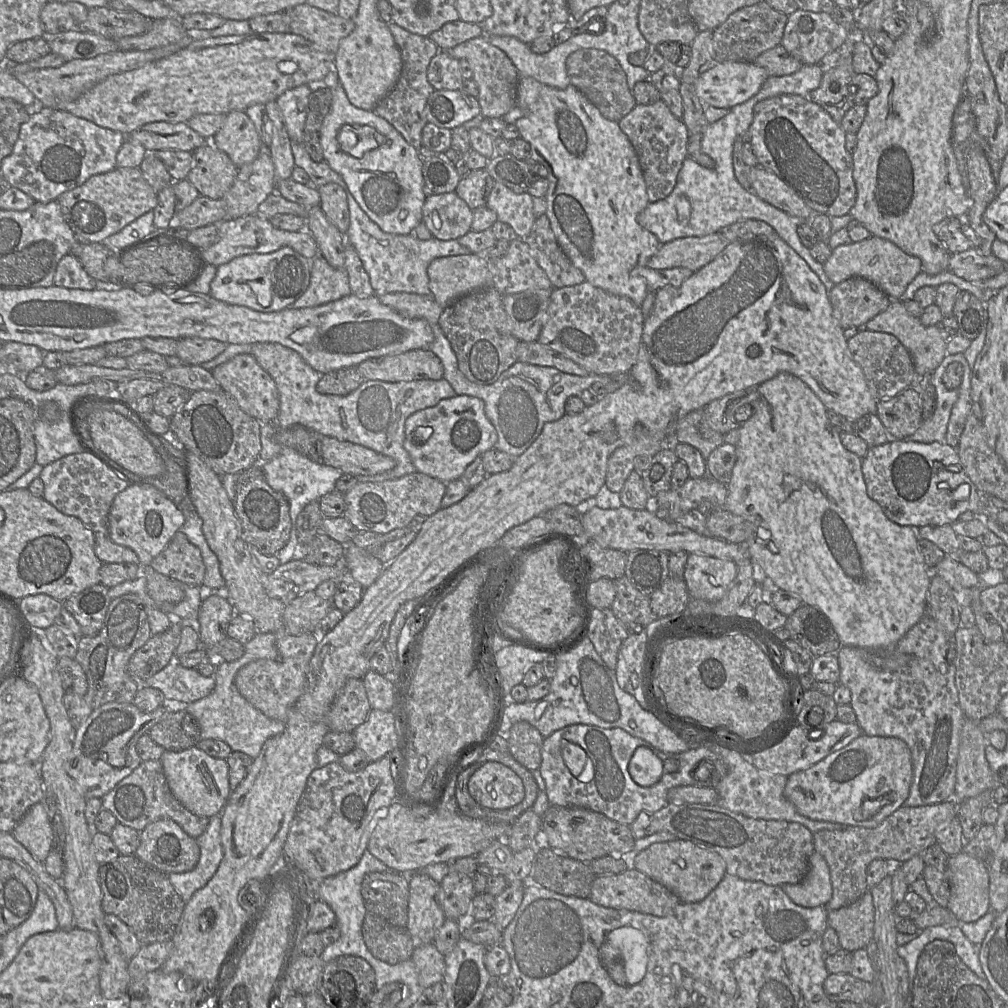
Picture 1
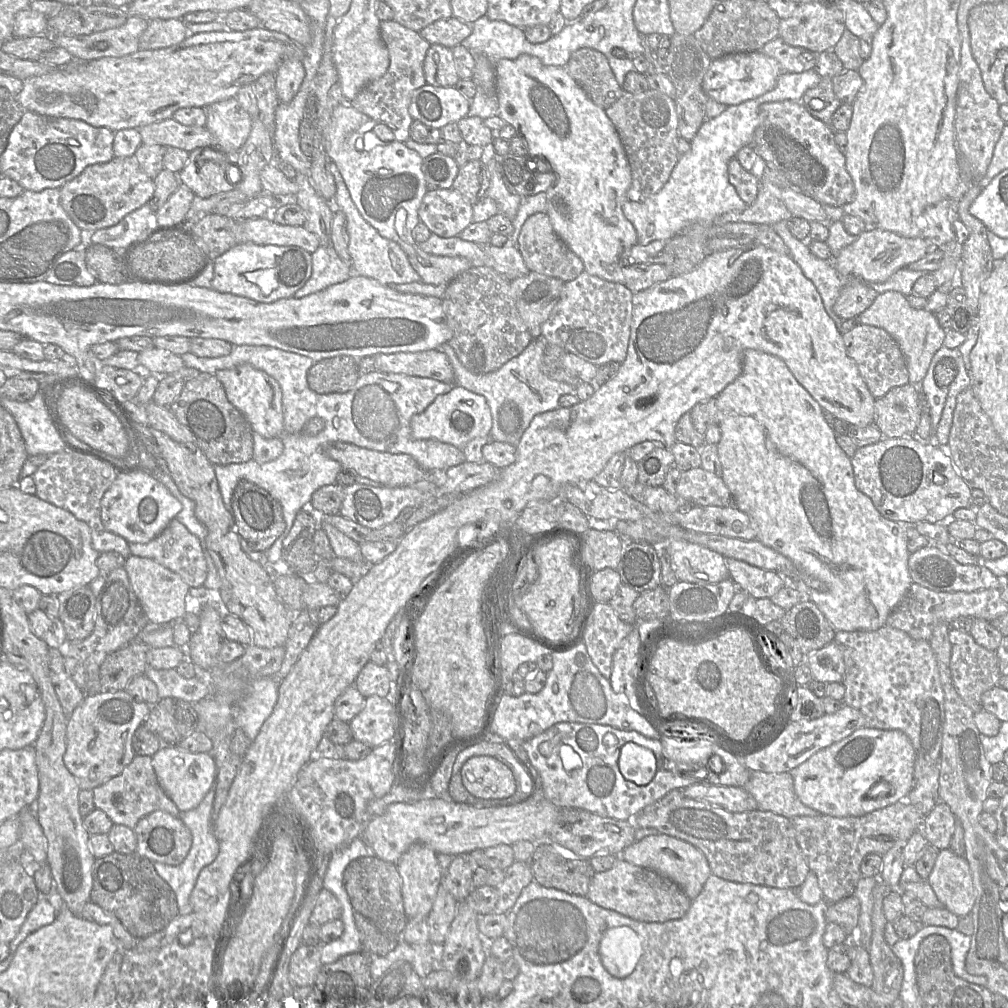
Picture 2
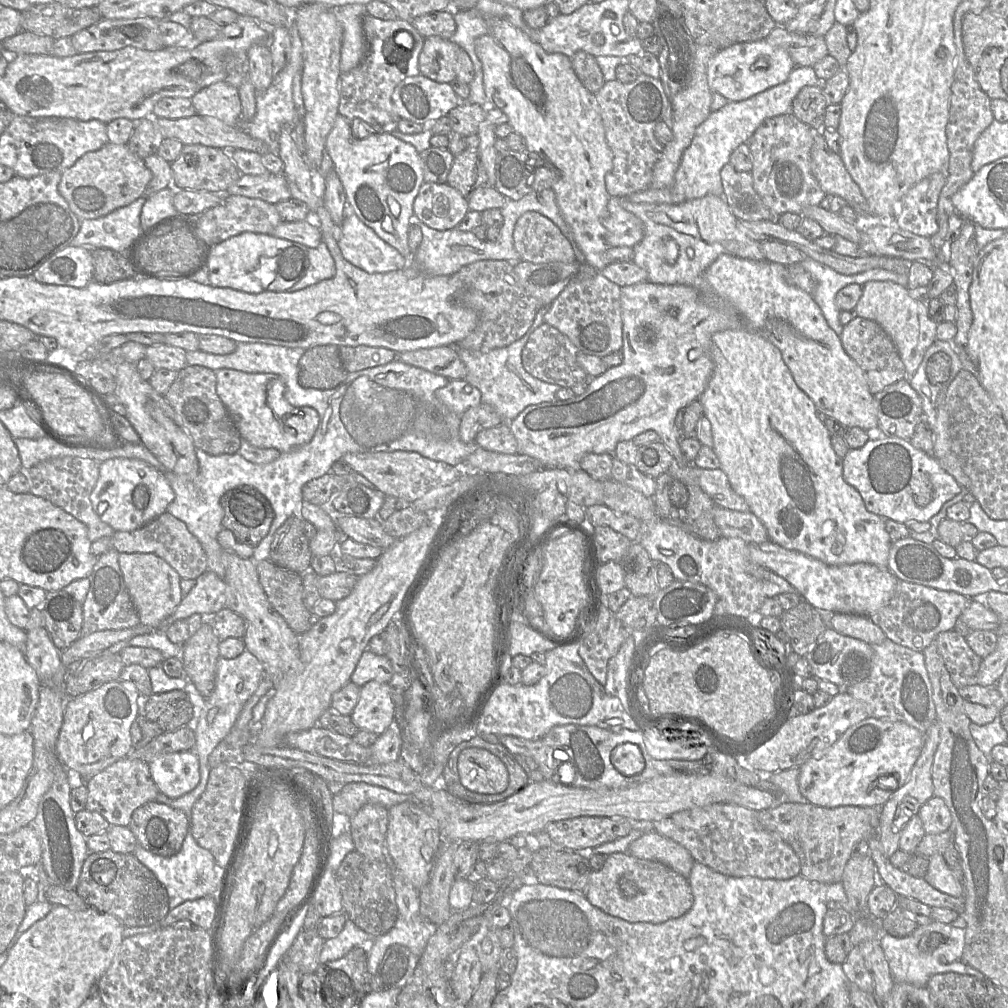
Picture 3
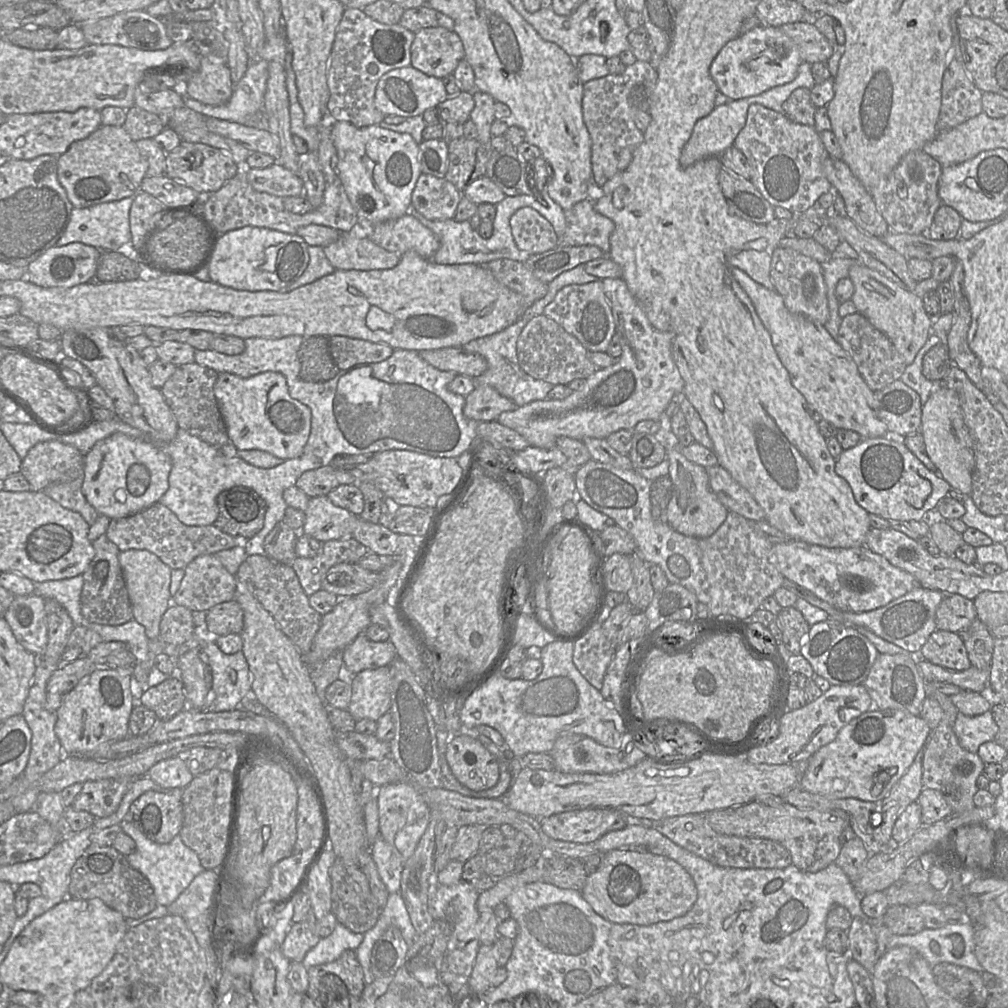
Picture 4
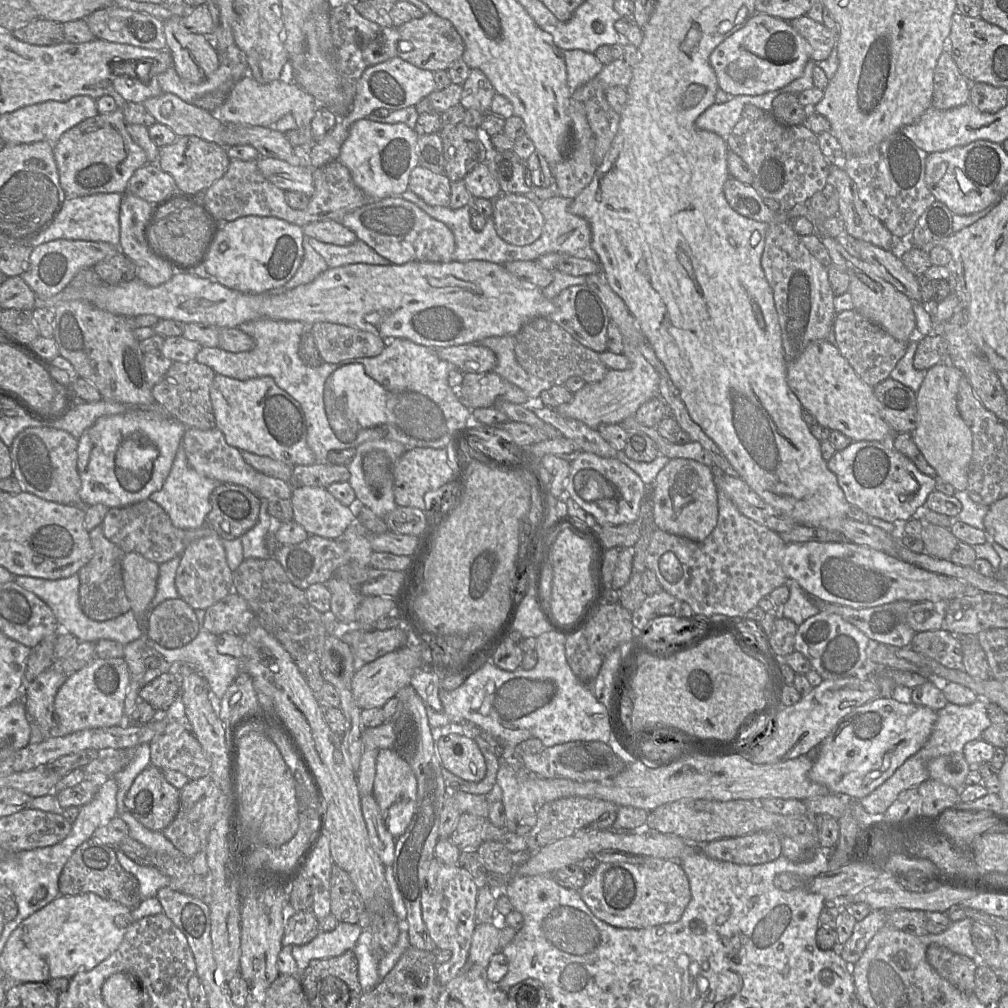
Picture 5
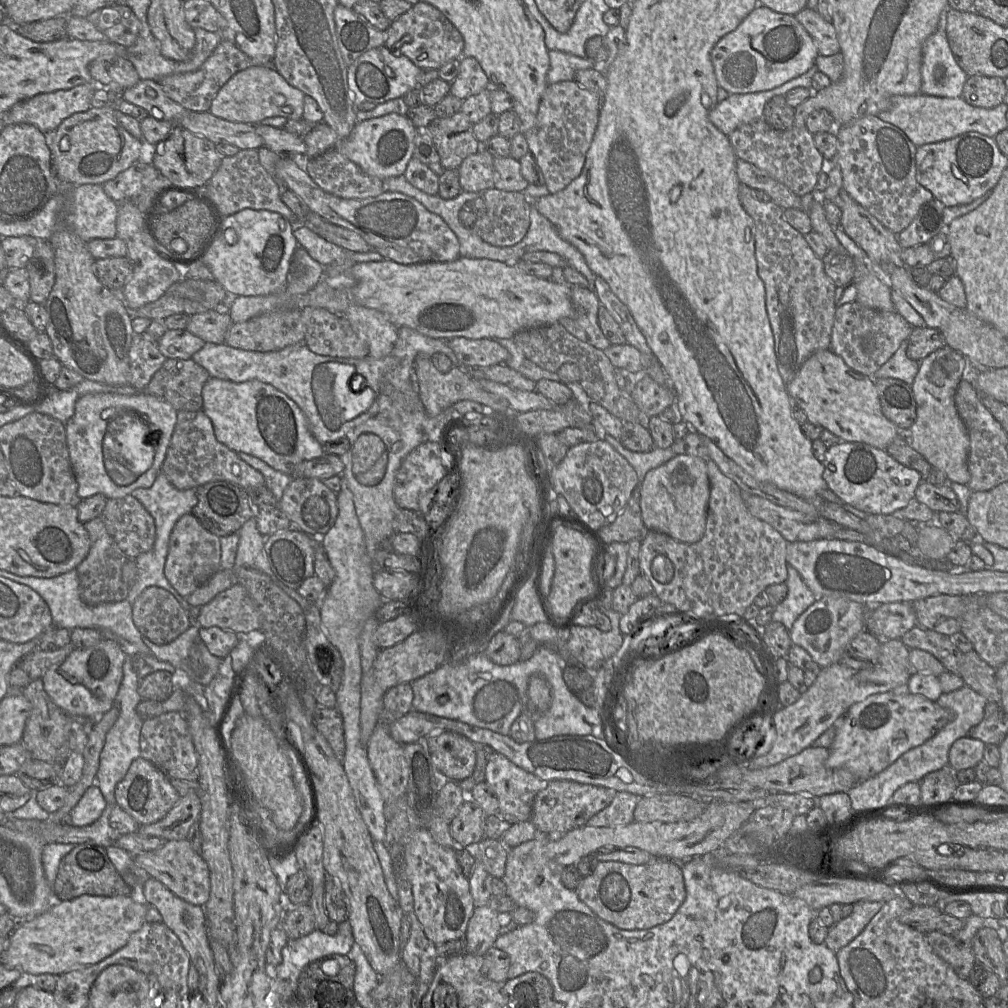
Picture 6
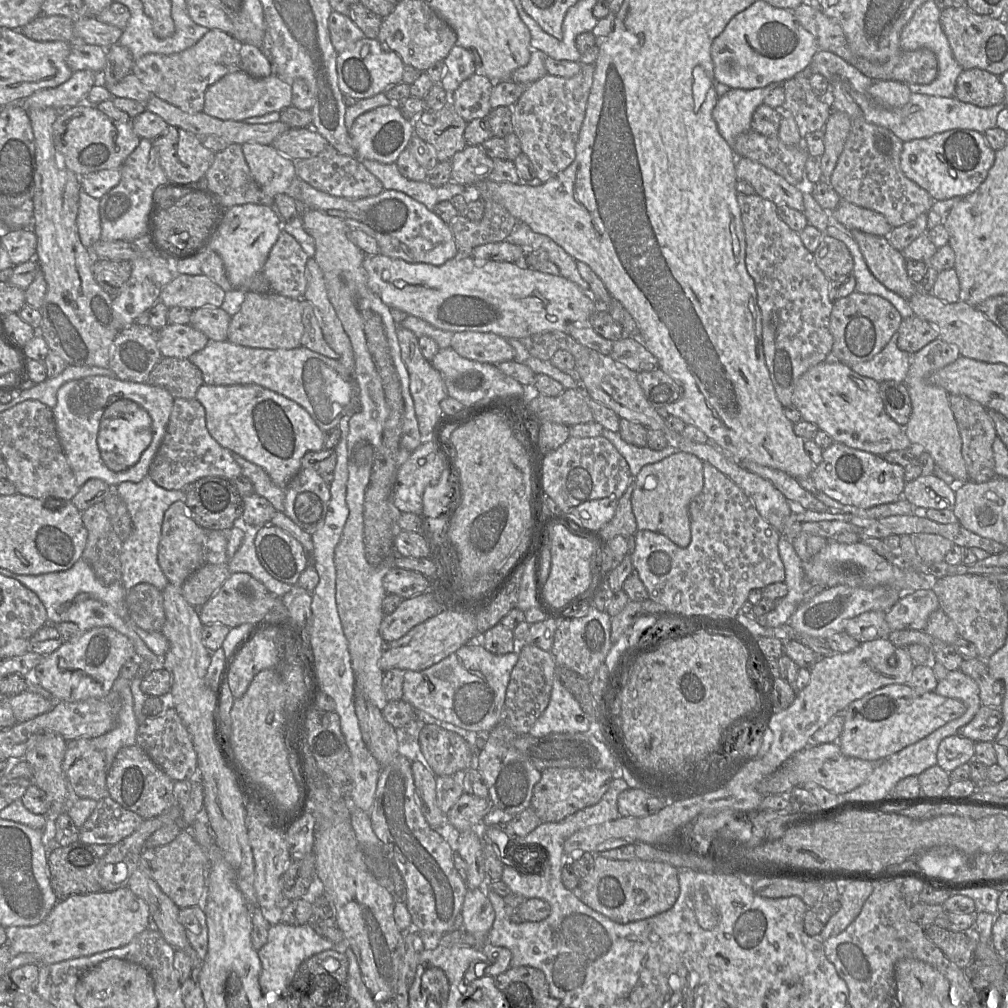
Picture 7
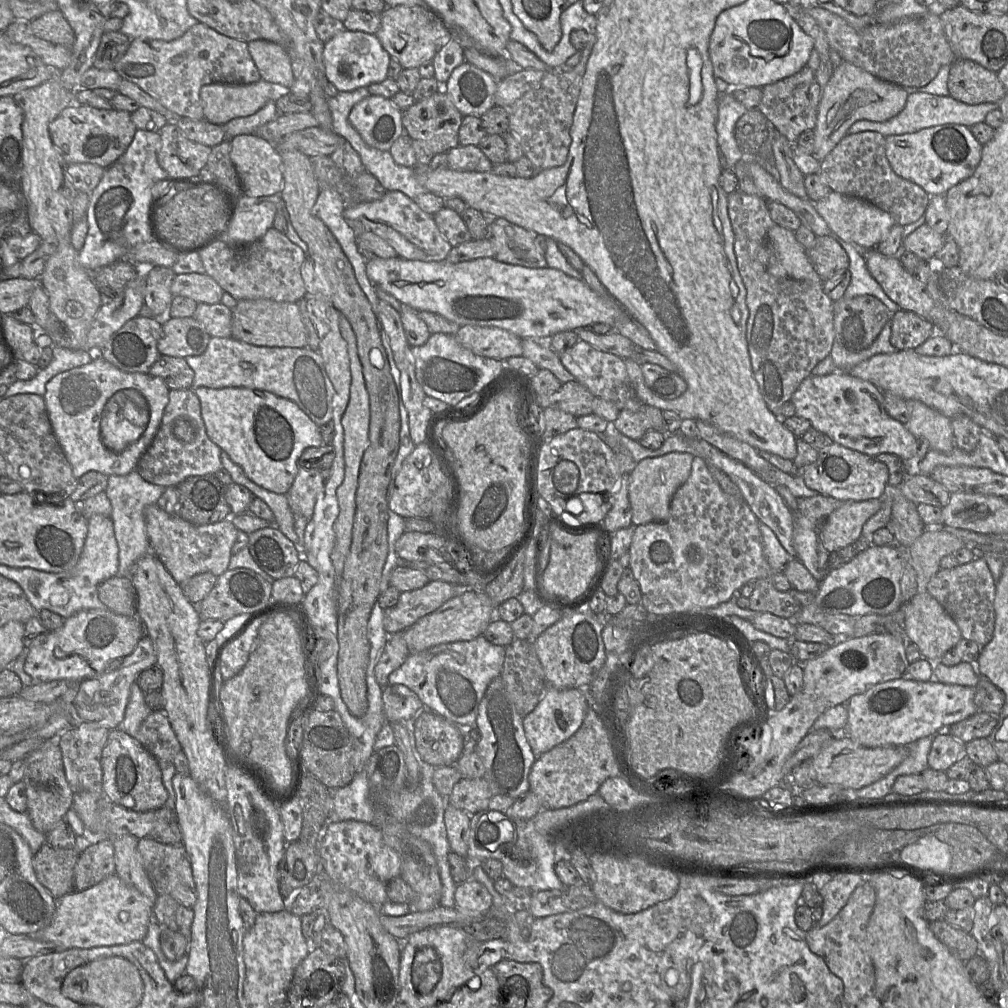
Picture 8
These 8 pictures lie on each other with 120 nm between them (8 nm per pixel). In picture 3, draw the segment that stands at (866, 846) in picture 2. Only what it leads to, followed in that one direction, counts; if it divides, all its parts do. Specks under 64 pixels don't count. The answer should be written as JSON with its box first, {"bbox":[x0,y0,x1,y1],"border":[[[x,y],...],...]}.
{"bbox":[758,802,881,883],"border":[[[777,802],[767,810],[758,811],[758,821],[792,847],[800,861],[801,876],[822,883],[836,883],[842,882],[844,868],[855,845],[877,835],[880,813],[881,806],[826,808],[811,803]]]}

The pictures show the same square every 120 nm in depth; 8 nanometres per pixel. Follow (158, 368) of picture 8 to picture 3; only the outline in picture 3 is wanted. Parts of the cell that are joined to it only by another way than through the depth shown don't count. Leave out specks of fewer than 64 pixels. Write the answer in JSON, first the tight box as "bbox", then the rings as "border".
{"bbox":[164,365,242,455],"border":[[[187,365],[164,394],[178,416],[178,423],[188,433],[197,449],[209,455],[235,454],[242,438],[229,411],[216,391],[216,372],[198,365]]]}

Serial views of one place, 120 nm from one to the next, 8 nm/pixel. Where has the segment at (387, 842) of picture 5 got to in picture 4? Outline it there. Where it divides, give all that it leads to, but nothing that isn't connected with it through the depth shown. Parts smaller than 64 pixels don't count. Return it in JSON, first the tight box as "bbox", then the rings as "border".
{"bbox":[371,835,403,894],"border":[[[379,835],[371,846],[371,856],[389,894],[400,893],[403,863],[393,848]]]}

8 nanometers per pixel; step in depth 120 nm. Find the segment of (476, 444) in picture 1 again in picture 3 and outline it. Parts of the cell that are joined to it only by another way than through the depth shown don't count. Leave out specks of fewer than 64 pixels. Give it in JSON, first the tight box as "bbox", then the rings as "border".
{"bbox":[435,380,482,416],"border":[[[450,380],[450,382],[435,391],[436,398],[450,411],[459,416],[471,407],[482,403],[481,392],[466,380]]]}

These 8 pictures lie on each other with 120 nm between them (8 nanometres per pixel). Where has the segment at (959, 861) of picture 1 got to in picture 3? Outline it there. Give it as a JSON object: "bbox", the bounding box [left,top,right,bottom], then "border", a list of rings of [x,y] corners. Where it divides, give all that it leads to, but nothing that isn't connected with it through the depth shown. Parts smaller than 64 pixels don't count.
{"bbox":[924,853,964,898],"border":[[[940,853],[929,858],[929,868],[924,879],[930,886],[942,893],[964,898],[963,880],[956,878]]]}

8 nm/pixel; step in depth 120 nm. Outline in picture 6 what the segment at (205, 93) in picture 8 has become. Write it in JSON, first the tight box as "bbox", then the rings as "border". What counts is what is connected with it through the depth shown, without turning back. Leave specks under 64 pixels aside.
{"bbox":[209,66,305,124],"border":[[[254,66],[237,72],[218,91],[209,112],[230,122],[258,124],[265,118],[303,118],[305,94],[291,86],[273,66]]]}

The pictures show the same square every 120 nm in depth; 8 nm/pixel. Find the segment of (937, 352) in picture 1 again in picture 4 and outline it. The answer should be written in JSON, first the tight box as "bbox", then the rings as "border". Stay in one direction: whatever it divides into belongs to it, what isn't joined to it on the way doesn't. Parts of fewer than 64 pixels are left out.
{"bbox":[849,262,934,364],"border":[[[861,262],[850,267],[849,278],[854,285],[851,300],[857,312],[866,317],[875,328],[883,332],[902,355],[905,363],[911,364],[932,333],[934,318],[925,311],[922,297],[903,289]]]}

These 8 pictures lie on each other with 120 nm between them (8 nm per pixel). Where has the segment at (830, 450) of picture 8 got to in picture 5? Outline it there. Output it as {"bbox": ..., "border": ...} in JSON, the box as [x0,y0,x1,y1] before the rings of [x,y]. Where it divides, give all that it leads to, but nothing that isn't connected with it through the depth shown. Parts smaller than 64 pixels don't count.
{"bbox":[827,439,935,523],"border":[[[891,439],[889,441],[853,441],[846,448],[836,451],[827,461],[827,467],[835,474],[846,500],[852,507],[862,510],[870,517],[891,523],[896,520],[912,519],[916,510],[926,503],[929,494],[935,490],[935,477],[922,473],[909,458],[895,450],[891,445]]]}

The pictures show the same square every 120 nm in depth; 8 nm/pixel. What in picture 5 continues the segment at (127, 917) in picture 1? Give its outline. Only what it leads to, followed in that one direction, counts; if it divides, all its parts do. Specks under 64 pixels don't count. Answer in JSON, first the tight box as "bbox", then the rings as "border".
{"bbox":[58,838,143,910],"border":[[[92,838],[82,843],[73,852],[63,867],[58,885],[62,896],[94,893],[131,910],[143,901],[138,880],[120,865],[115,850],[110,846],[93,841]]]}

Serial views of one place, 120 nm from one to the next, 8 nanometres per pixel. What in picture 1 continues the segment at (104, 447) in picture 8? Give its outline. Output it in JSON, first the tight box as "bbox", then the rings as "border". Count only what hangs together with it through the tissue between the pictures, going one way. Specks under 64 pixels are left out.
{"bbox":[108,482,184,566],"border":[[[130,482],[112,502],[108,529],[113,542],[132,549],[139,558],[139,564],[149,566],[174,534],[181,530],[184,521],[182,511],[160,490],[149,484]]]}

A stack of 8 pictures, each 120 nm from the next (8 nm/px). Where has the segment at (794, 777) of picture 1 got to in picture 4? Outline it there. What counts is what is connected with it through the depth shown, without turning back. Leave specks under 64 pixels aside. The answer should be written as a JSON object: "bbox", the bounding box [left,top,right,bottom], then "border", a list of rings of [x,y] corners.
{"bbox":[799,710,930,801],"border":[[[903,710],[867,711],[845,725],[832,742],[821,747],[808,759],[808,767],[800,780],[799,787],[826,798],[881,801],[906,773],[918,752],[924,749],[930,732],[927,722],[920,715],[913,715]]]}

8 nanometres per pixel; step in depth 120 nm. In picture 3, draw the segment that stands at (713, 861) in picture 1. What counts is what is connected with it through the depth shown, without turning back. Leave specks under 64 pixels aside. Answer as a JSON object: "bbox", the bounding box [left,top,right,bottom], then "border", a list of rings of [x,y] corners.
{"bbox":[627,830,695,879],"border":[[[654,830],[634,840],[627,852],[636,858],[661,862],[686,879],[695,863],[686,848]]]}

